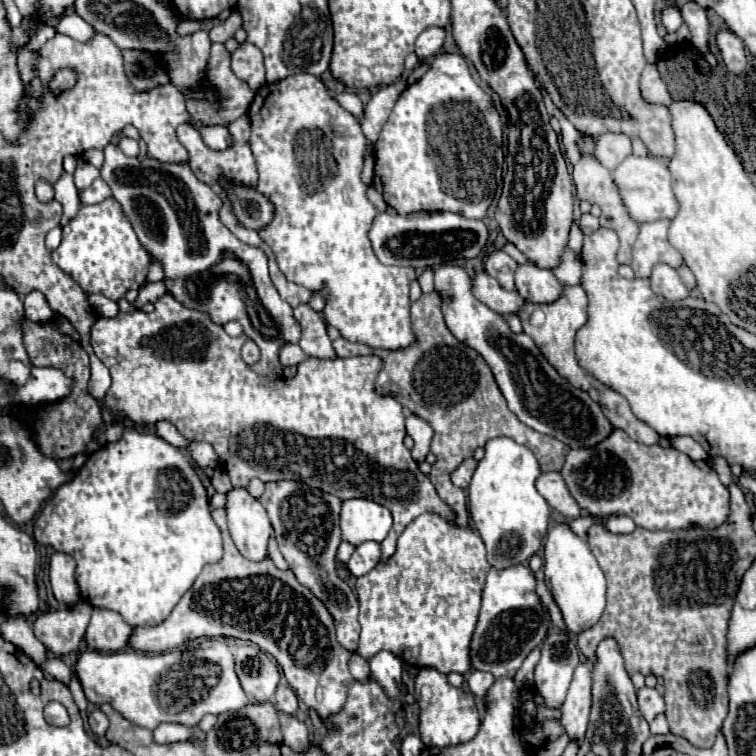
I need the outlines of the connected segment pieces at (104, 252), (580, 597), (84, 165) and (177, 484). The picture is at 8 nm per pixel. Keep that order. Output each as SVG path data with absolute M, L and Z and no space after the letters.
M113 198L81 206L77 216L63 226L63 240L51 256L53 262L69 274L87 296L101 294L115 302L119 302L127 290L139 290L143 286L151 264L149 252L139 244L129 220Z
M557 524L545 540L545 582L561 608L565 626L573 634L581 634L595 626L605 610L605 576L591 554L587 542L573 534L567 524Z
M79 160L73 178L75 178L75 186L77 186L79 190L83 190L83 188L89 188L95 178L99 178L99 170L97 170L95 166L91 166L89 162Z
M135 428L123 430L121 440L109 442L109 444L105 444L101 448L95 450L93 454L89 454L85 466L73 476L73 480L69 480L67 484L59 486L59 490L53 496L53 500L49 500L45 504L45 508L41 510L39 518L35 520L35 540L39 544L53 546L53 548L71 548L71 554L77 560L77 572L75 574L77 574L77 584L79 584L79 592L81 592L81 600L83 602L89 602L95 608L115 610L115 612L123 614L123 620L127 624L131 624L131 626L157 626L171 614L171 610L181 600L181 596L193 586L193 582L199 576L201 568L205 564L217 562L221 558L221 554L223 554L221 532L219 532L217 524L211 518L207 492L205 492L199 476L195 474L191 462L185 458L185 454L179 448L171 446L169 442L159 438L157 434L145 434L145 432L139 432Z

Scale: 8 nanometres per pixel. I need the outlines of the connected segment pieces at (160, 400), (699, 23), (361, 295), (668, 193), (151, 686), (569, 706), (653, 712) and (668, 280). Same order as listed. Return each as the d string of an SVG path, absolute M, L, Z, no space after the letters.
M171 294L159 298L155 302L155 312L151 314L137 310L133 314L117 314L115 318L97 318L91 328L93 352L111 370L113 378L113 384L105 396L107 408L131 418L135 424L169 420L187 440L209 442L219 460L225 464L233 486L243 488L251 478L261 478L263 482L297 480L335 494L339 500L367 498L383 504L393 514L393 528L381 542L383 560L393 556L397 538L417 516L435 512L447 522L453 520L451 508L437 496L431 480L421 474L421 470L419 474L413 474L419 466L411 458L409 448L403 444L407 434L403 406L393 396L379 396L375 392L375 378L383 366L379 356L351 356L333 360L309 356L307 362L299 364L295 378L269 380L267 376L257 376L243 362L241 346L245 340L245 334L231 338L223 326L213 324L207 314L181 306Z
M687 2L683 8L681 8L681 16L683 16L683 22L689 26L691 30L691 42L693 46L705 56L705 60L715 66L717 60L715 56L709 52L707 48L707 38L709 38L709 22L707 22L707 16L705 16L705 10L697 4L697 2Z
M293 74L279 82L265 84L249 106L249 118L253 128L251 150L259 168L257 190L275 204L275 218L259 236L275 252L279 270L289 282L319 292L327 300L323 318L327 324L335 326L343 338L371 348L407 348L415 340L409 320L409 282L417 274L409 266L381 264L367 238L377 210L367 200L367 186L361 182L365 136L359 120L343 110L327 92L325 84L313 74Z
M629 156L613 172L613 180L619 188L621 200L627 208L629 216L635 222L643 224L643 222L653 222L653 220L661 220L661 218L675 218L675 214L679 210L679 204L677 204L677 198L673 196L671 174L669 174L669 168L667 168L663 158Z
M207 640L195 650L173 650L165 654L145 652L83 652L75 672L85 686L85 696L93 704L109 702L129 722L143 728L157 728L161 722L197 726L205 714L239 710L253 702L239 686L235 658L221 640Z
M579 664L575 668L567 698L561 706L561 726L573 742L583 740L589 724L589 710L591 710L591 668L587 664Z
M643 686L641 690L637 690L637 700L639 700L639 712L645 716L647 722L651 722L657 714L665 712L663 696L655 688Z
M657 264L653 268L651 274L651 288L655 294L663 294L667 300L677 302L687 298L691 292L687 290L687 286L681 282L679 274L675 268L667 266L667 264Z

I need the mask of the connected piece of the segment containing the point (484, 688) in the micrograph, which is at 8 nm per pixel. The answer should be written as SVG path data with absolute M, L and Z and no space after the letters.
M473 670L473 672L467 674L467 686L469 686L469 690L477 698L481 698L483 702L487 702L487 692L493 686L493 682L495 682L495 676L493 674L487 674L487 672Z

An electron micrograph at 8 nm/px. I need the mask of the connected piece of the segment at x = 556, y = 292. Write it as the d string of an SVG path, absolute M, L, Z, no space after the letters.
M521 264L515 270L515 288L529 302L553 302L561 296L561 282L551 274L551 270L543 270L535 264Z

